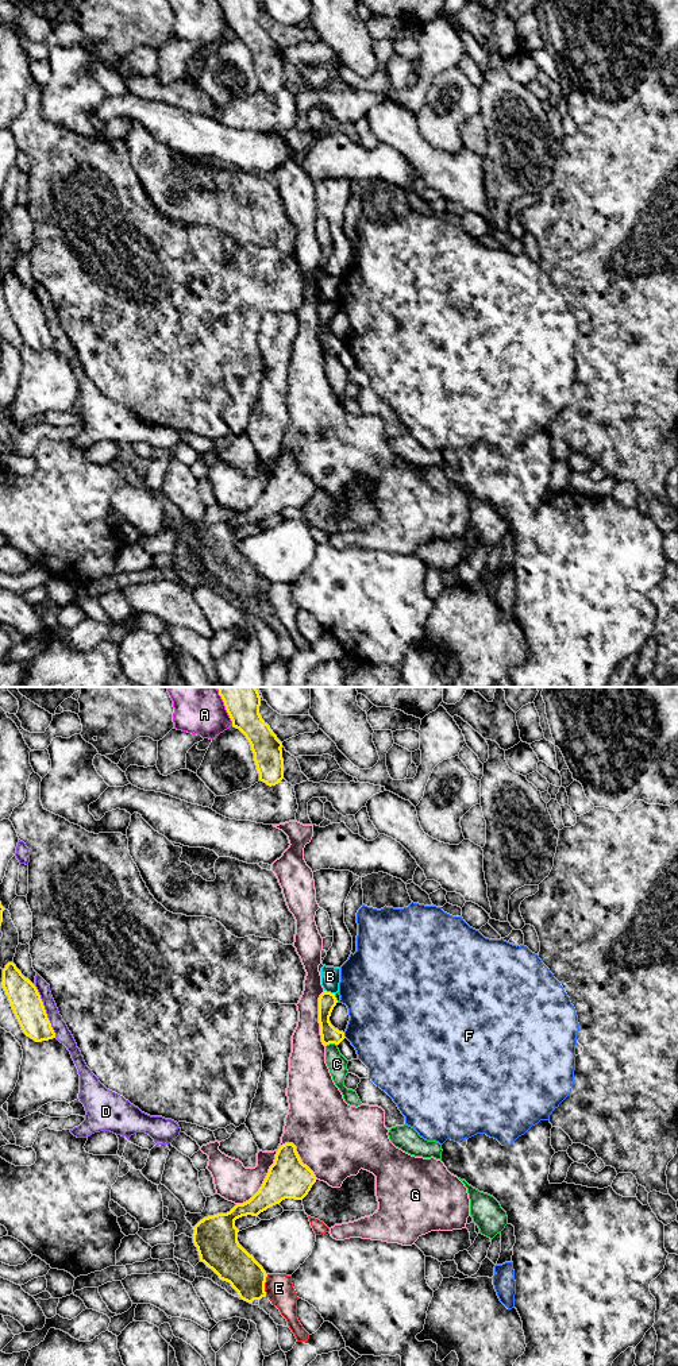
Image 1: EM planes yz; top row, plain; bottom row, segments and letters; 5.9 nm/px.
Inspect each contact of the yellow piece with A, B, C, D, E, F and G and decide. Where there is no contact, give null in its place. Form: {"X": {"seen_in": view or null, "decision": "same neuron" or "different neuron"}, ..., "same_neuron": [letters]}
{"A": {"seen_in": "yz", "decision": "different neuron"}, "B": {"seen_in": "yz", "decision": "different neuron"}, "C": {"seen_in": "yz", "decision": "different neuron"}, "D": {"seen_in": "yz", "decision": "different neuron"}, "E": {"seen_in": "yz", "decision": "different neuron"}, "F": {"seen_in": "yz", "decision": "different neuron"}, "G": {"seen_in": "yz", "decision": "different neuron"}, "same_neuron": []}

